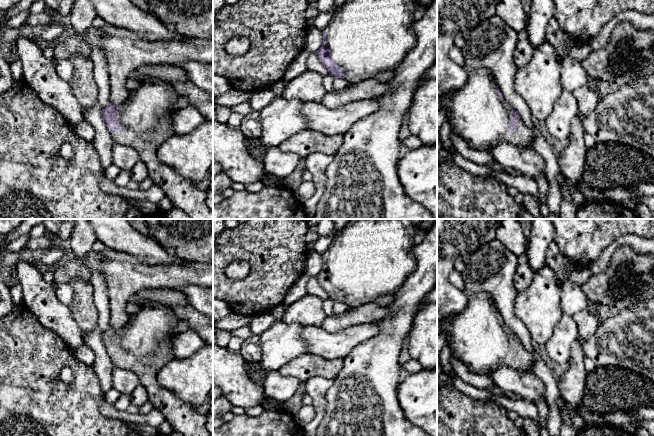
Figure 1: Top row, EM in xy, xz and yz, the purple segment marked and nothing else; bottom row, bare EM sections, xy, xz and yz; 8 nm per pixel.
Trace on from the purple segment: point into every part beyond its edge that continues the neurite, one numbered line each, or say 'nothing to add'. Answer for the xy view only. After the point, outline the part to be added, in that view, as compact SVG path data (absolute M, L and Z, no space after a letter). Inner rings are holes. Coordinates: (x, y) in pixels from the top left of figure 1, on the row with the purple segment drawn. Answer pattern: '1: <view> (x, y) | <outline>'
1: xy (145, 117) | M143 77L141 85L128 92L124 103L118 106L117 114L122 128L121 133L111 133L114 143L135 149L147 169L153 184L162 188L174 208L184 211L191 219L213 219L213 210L206 205L205 186L199 186L182 177L171 167L162 164L157 157L157 149L175 132L172 117L176 111L172 106L178 98L177 93L167 81Z

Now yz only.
1: yz (476, 113) | M470 70L464 86L443 97L442 109L447 112L452 133L481 151L493 149L504 140L515 146L531 147L533 132L521 118L517 133L506 132L513 108L498 97L495 86L489 70Z

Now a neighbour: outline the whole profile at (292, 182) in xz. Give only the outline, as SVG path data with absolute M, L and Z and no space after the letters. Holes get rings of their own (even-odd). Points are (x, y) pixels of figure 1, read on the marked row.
M301 157L298 167L282 181L282 186L292 191L296 190L299 185L304 181L302 178L303 171L306 169L302 166L302 163L306 163L306 158Z

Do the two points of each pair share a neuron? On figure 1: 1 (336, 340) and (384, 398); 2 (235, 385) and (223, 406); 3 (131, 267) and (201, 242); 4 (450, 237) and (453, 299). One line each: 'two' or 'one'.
1: two
2: two
3: two
4: one

